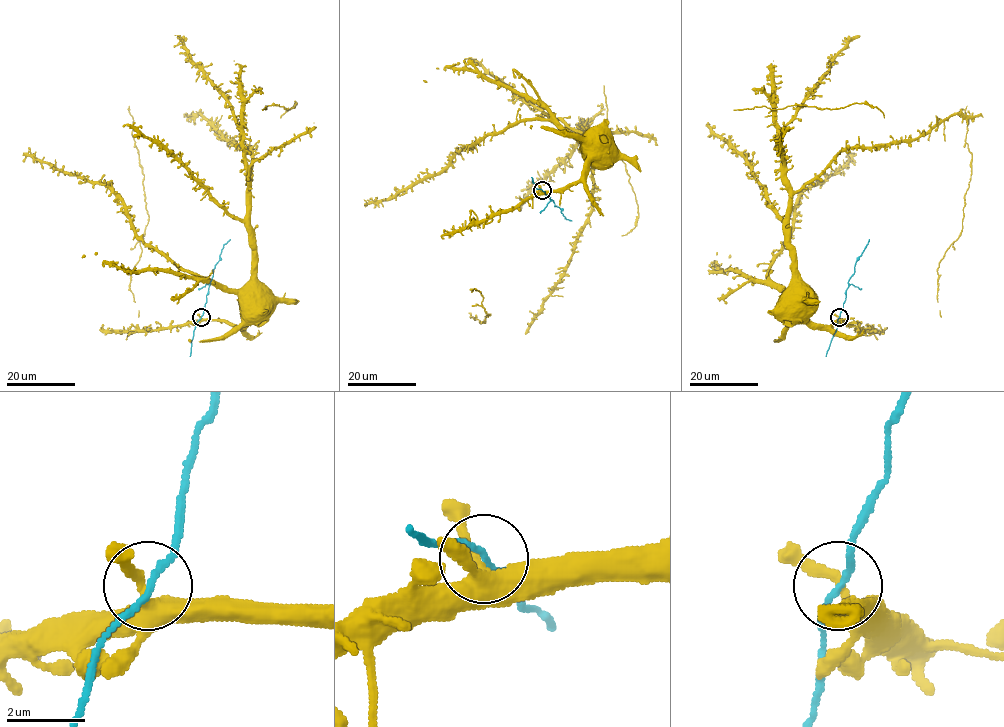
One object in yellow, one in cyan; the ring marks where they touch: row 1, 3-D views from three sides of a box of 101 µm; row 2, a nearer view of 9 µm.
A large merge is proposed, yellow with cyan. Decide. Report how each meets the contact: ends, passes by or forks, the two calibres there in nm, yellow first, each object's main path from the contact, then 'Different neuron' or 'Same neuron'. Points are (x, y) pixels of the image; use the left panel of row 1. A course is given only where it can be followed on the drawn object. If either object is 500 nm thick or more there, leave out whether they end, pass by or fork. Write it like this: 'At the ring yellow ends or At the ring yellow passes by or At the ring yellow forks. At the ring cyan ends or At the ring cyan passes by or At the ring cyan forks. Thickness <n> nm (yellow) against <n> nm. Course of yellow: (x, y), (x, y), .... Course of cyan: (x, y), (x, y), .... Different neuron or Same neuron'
At the ring yellow passes by. At the ring cyan passes by. Thickness 280 nm (yellow) against 140 nm. Course of yellow: (200, 317), (243, 325), (263, 297), (262, 291). Course of cyan: (200, 317), (215, 264), (230, 239). Same neuron

